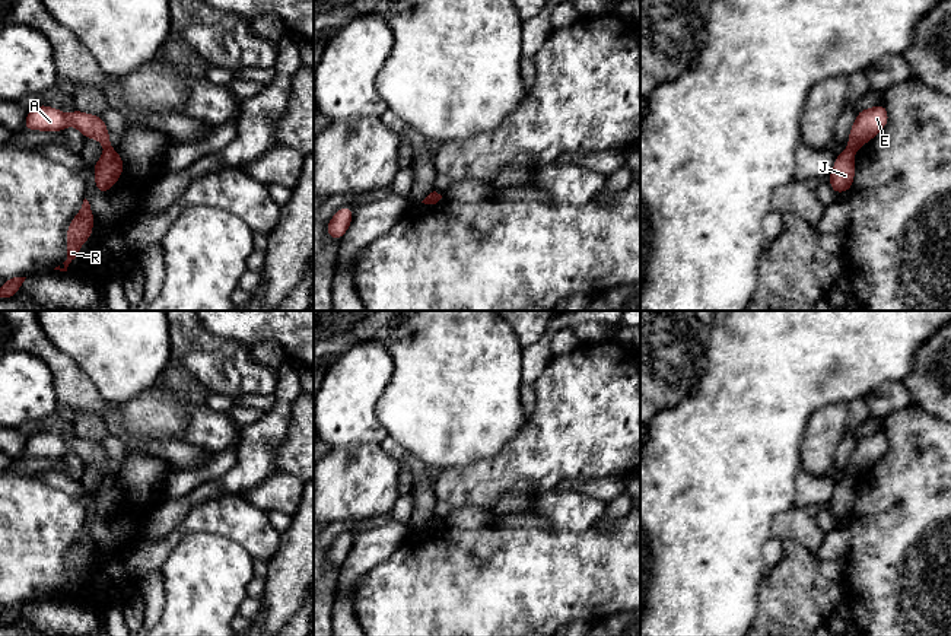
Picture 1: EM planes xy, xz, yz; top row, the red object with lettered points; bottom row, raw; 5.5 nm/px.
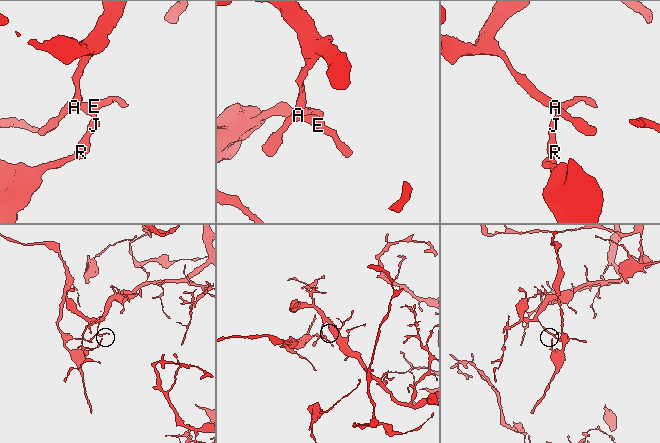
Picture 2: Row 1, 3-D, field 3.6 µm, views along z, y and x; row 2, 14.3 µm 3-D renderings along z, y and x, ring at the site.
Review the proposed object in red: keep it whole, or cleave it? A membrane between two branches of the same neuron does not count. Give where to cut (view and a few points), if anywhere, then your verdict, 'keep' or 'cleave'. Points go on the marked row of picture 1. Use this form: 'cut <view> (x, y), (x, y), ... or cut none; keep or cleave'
cut yz (848, 146), (854, 150); cleave

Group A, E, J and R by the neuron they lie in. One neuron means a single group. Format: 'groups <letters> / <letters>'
groups A E / J R

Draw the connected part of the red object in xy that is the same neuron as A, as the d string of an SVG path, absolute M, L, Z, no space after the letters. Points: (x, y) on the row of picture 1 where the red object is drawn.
M48 105L34 106L26 114L23 130L61 133L69 125L76 127L85 139L96 139L105 150L111 149L111 139L104 118L79 109L69 115Z

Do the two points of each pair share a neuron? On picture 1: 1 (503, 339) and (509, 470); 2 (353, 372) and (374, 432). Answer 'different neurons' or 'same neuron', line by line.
1: different neurons
2: same neuron

